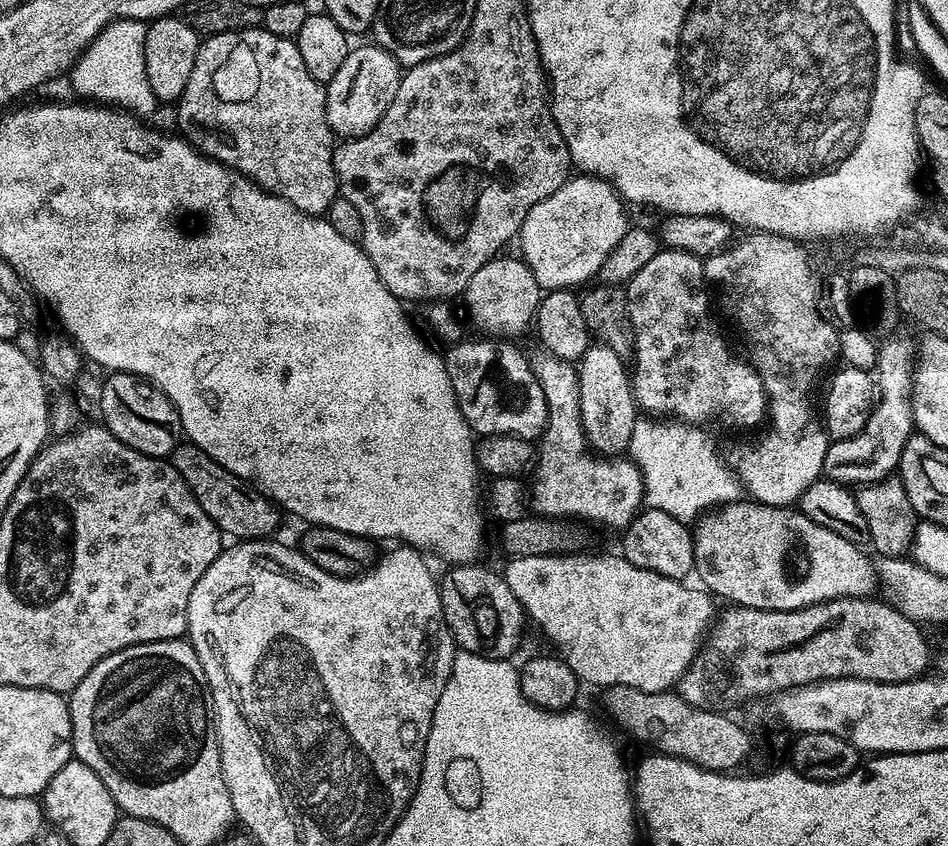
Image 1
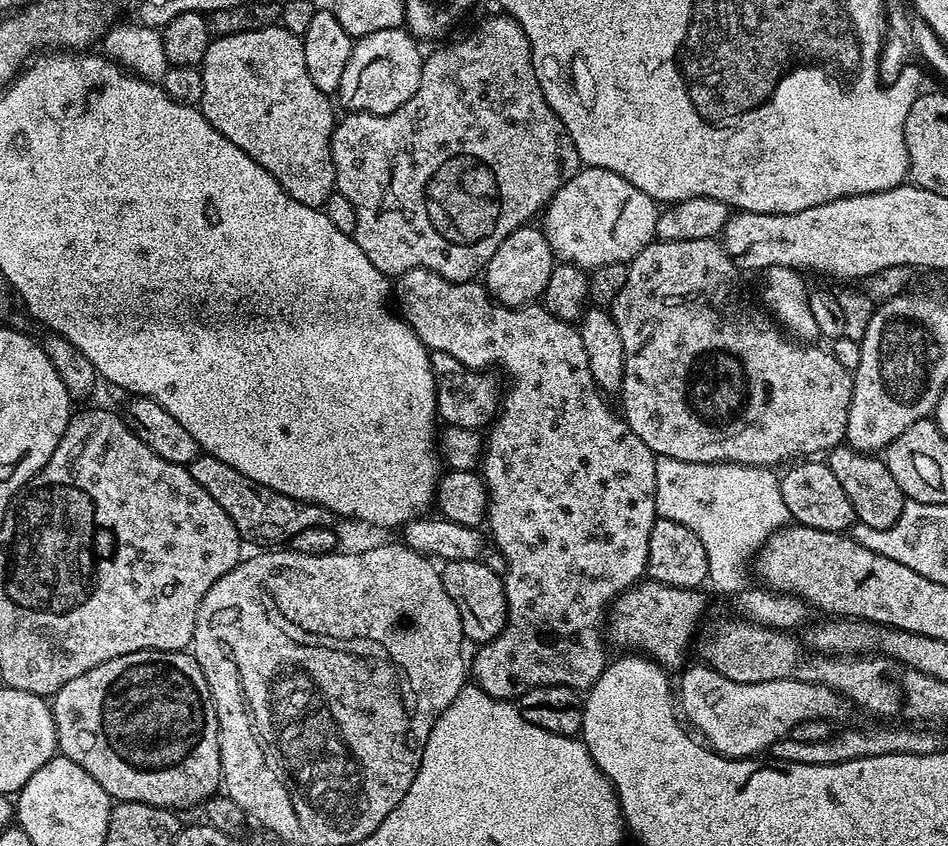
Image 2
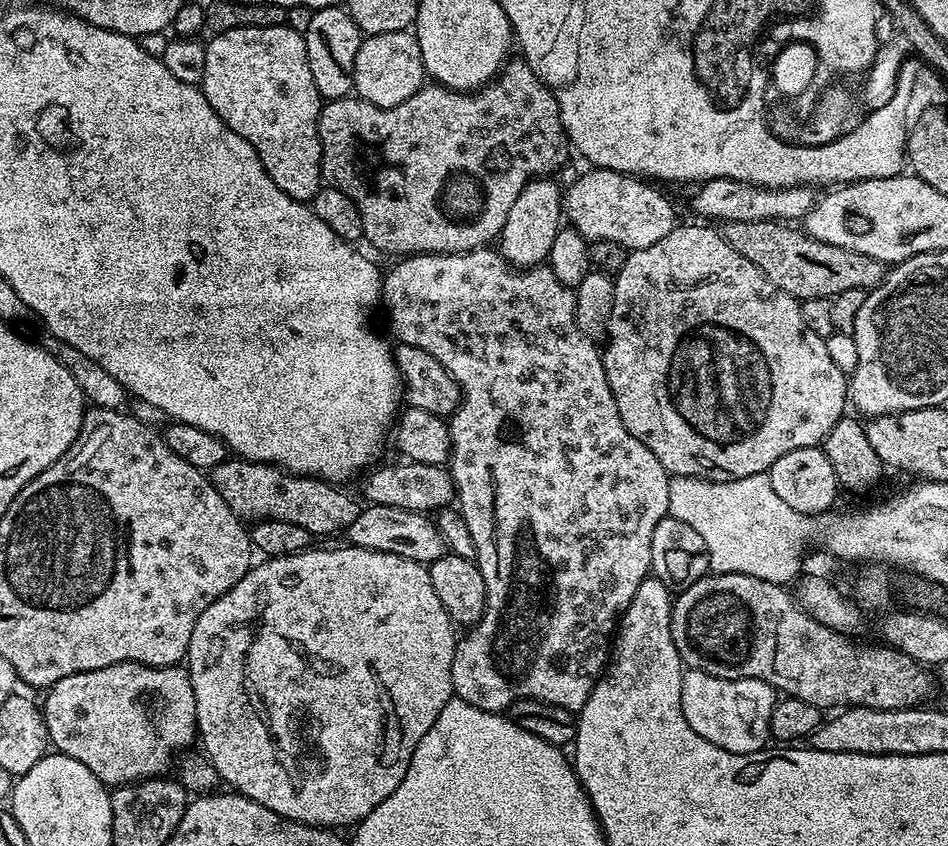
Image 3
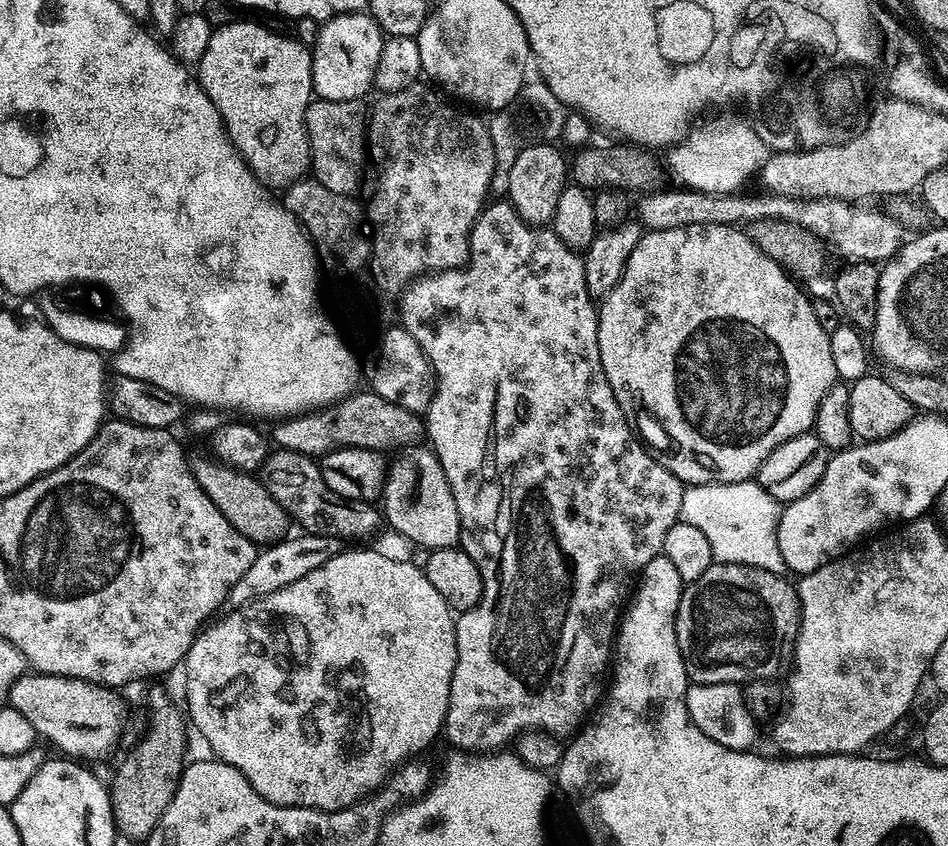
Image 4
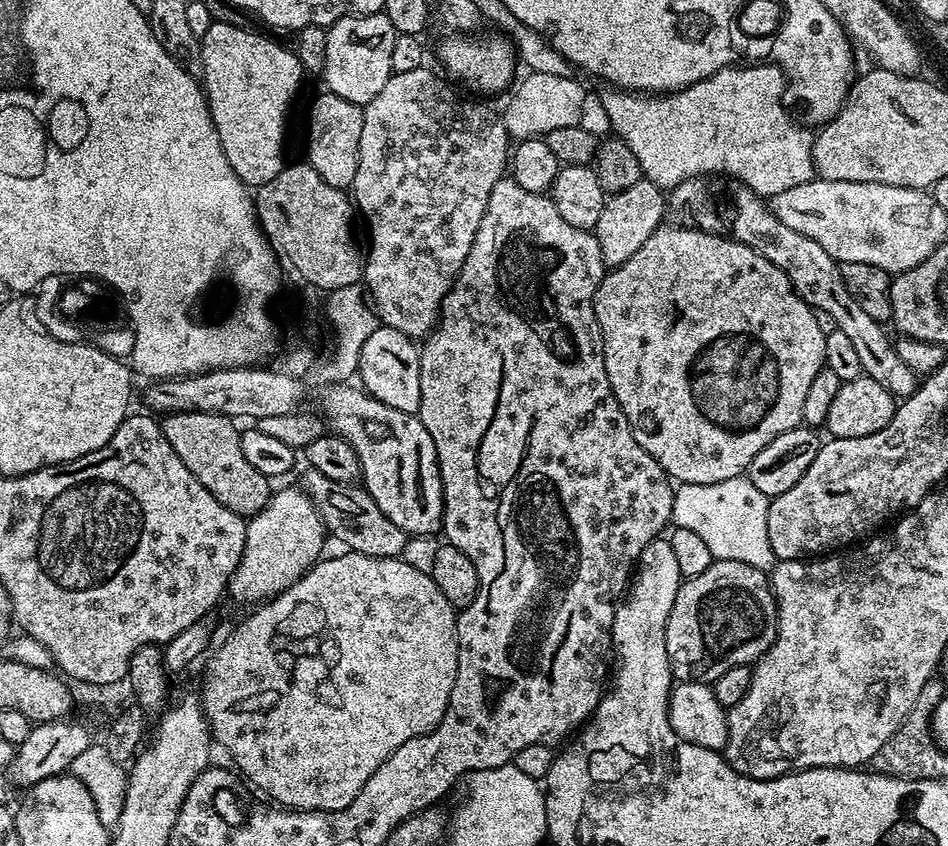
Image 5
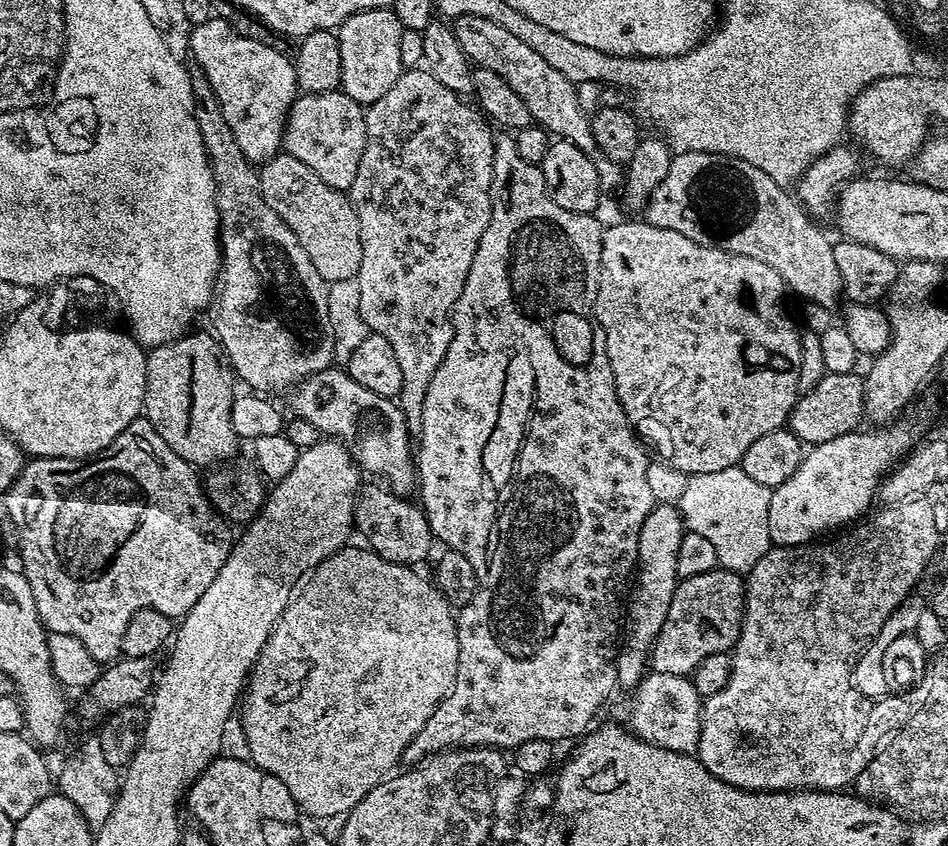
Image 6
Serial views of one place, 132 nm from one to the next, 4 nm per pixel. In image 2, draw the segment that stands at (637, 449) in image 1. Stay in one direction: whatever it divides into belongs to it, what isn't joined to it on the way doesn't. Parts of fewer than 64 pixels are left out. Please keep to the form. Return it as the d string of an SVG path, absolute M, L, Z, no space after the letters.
M669 456L659 457L656 461L656 515L661 520L678 522L678 526L686 526L686 530L694 530L694 534L698 534L706 546L707 583L713 584L720 592L743 593L750 584L747 580L750 561L768 541L770 534L789 523L790 517L786 502L782 502L777 473L772 472L775 471L768 466L756 468L753 464L703 464Z

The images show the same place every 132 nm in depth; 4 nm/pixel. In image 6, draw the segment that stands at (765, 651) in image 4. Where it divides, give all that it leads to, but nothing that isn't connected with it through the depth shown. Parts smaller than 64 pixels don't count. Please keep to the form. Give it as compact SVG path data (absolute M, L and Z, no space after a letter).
M719 566L713 572L694 574L694 578L680 580L674 590L674 598L670 602L670 614L666 614L666 622L662 622L662 630L652 644L651 671L658 674L678 674L691 677L695 668L702 662L706 662L706 658L710 658L712 654L731 653L736 647L744 625L745 587L741 573L728 572Z

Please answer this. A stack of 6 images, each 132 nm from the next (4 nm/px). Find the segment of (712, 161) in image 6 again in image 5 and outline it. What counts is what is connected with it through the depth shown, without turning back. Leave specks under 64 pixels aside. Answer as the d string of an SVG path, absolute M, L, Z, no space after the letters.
M723 174L686 178L667 193L666 216L677 228L696 228L700 232L726 236L729 240L750 246L774 262L774 266L781 268L788 276L792 289L812 309L826 310L826 314L834 318L836 331L850 337L862 362L863 375L874 378L882 390L897 398L916 392L918 375L897 356L893 339L884 333L885 325L870 318L870 314L866 314L866 310L862 310L862 306L850 298L850 290L846 290L846 282L842 282L840 264L830 258L830 254L826 254L826 250L822 250L814 238L806 238L806 234L798 234L798 230L790 230L790 226L778 222L771 207L753 188Z

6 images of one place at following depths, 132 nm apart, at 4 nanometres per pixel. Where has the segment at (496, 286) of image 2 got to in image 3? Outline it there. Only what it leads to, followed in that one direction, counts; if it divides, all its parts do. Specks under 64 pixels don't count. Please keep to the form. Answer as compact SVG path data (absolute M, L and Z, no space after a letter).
M552 178L530 181L522 194L518 194L514 206L510 206L506 226L502 226L498 237L498 248L504 259L514 268L523 270L543 265L550 254L550 246L554 246L554 238L560 233L564 202L562 188L554 181Z

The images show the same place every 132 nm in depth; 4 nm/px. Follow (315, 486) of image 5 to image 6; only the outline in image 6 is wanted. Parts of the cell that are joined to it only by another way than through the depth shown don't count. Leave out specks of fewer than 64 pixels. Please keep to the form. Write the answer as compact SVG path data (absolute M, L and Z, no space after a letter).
M372 482L369 488L367 485L360 489L354 513L354 528L368 539L367 547L382 558L399 564L420 566L428 555L433 555L434 537L423 507L416 502L411 504L412 502L411 499L396 496L387 487Z

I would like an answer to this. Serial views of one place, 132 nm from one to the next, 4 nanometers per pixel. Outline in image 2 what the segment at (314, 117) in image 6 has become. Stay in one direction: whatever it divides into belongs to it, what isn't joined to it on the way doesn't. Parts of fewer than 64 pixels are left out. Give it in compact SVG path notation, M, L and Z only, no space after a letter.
M507 14L500 16L488 16L476 32L469 34L465 40L452 44L449 48L440 48L423 57L421 66L421 81L413 97L403 102L402 106L385 116L373 116L370 113L351 112L335 121L332 130L332 161L334 162L334 174L336 175L335 191L341 192L346 198L350 198L350 206L354 206L356 215L356 231L354 239L356 244L378 266L378 270L389 278L401 276L406 270L425 268L434 274L438 274L447 280L472 280L479 277L487 268L490 258L494 258L494 250L502 246L507 236L518 228L523 228L529 223L532 215L539 213L547 205L570 178L574 178L582 165L580 155L558 114L546 102L542 94L542 86L536 77L536 71L532 65L532 51L530 42L522 30L522 26L514 17Z

